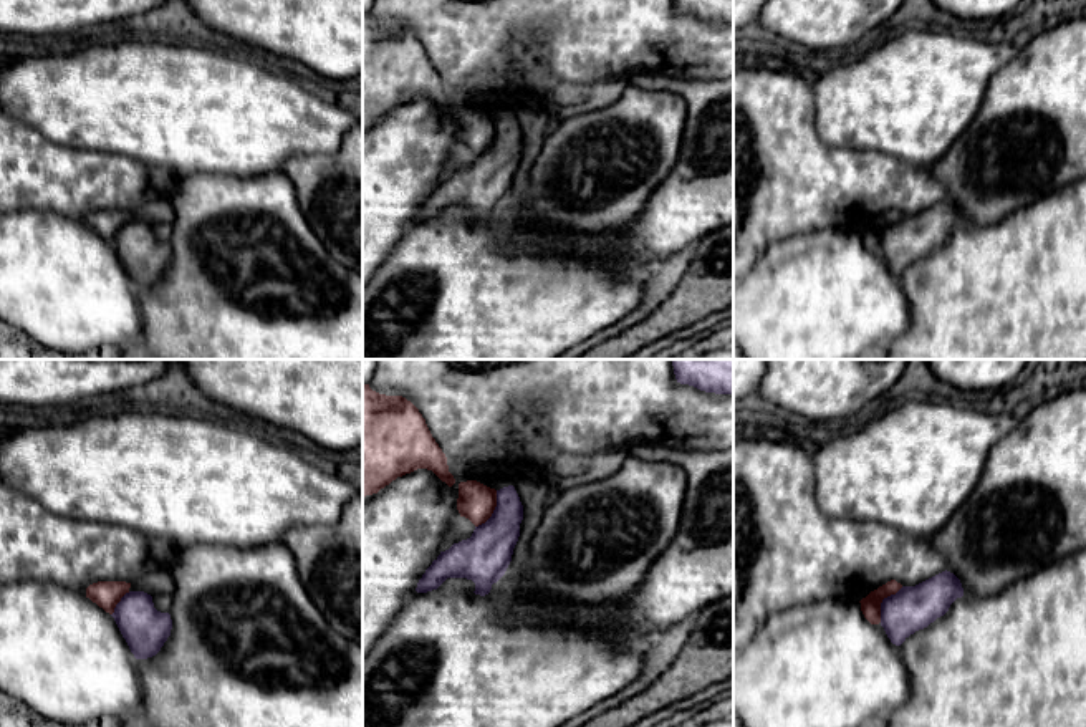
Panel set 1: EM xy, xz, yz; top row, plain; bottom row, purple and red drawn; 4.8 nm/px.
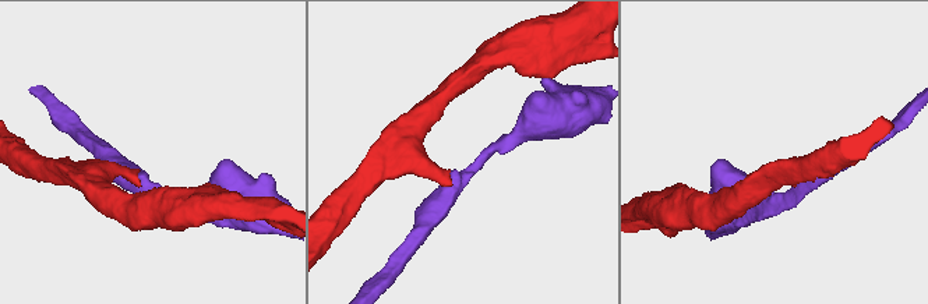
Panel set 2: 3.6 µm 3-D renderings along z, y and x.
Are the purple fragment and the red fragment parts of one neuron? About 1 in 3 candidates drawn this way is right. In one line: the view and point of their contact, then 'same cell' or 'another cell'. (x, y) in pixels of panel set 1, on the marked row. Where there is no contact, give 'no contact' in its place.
meets purple in yz at (883, 601); another cell

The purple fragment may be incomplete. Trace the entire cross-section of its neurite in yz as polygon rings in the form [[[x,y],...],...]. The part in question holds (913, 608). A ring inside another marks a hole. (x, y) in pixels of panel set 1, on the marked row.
[[[942,571],[915,586],[902,586],[881,603],[881,626],[892,644],[901,646],[911,634],[944,616],[963,596],[960,580]]]

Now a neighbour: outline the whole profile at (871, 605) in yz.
[[[891,580],[886,585],[879,586],[877,590],[871,591],[866,598],[863,598],[859,603],[861,603],[861,611],[864,618],[871,624],[879,624],[882,599],[891,595],[896,595],[901,588],[902,588],[901,583],[897,583],[896,580]]]

